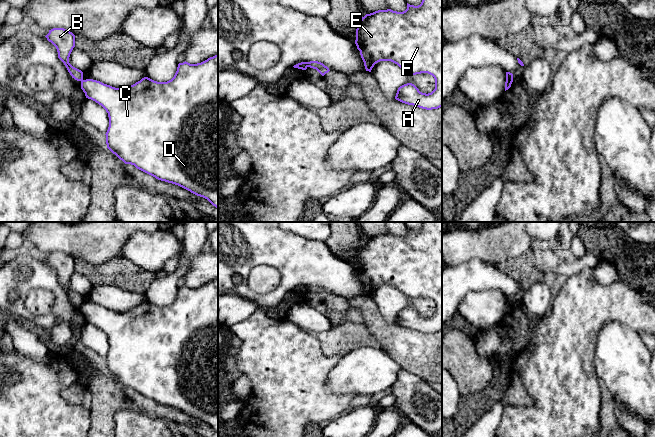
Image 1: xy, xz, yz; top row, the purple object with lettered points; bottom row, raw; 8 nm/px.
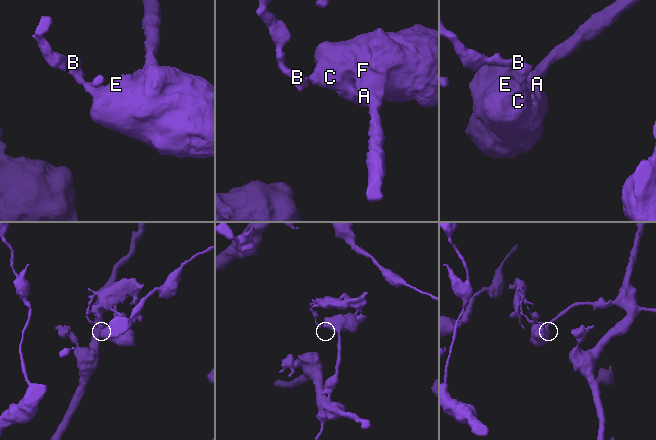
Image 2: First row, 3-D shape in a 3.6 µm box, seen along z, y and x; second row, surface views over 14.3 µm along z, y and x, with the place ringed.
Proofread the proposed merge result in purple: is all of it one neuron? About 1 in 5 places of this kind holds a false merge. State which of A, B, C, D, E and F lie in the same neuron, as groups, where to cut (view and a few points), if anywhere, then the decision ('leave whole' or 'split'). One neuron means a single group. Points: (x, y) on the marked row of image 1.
A C D E F / B | xz (305, 62), (307, 66) | split

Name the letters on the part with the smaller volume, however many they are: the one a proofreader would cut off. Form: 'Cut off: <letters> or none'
Cut off: B

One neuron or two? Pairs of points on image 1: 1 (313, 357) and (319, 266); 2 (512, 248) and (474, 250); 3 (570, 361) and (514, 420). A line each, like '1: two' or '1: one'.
1: two
2: one
3: one

